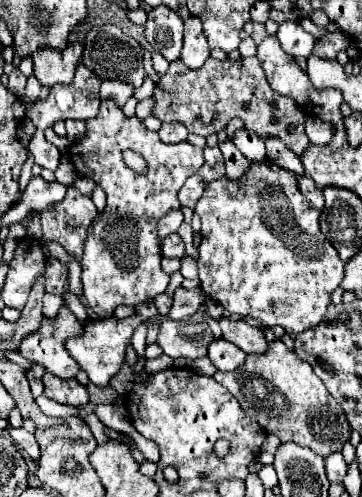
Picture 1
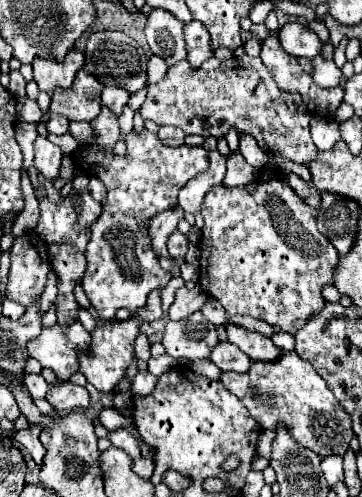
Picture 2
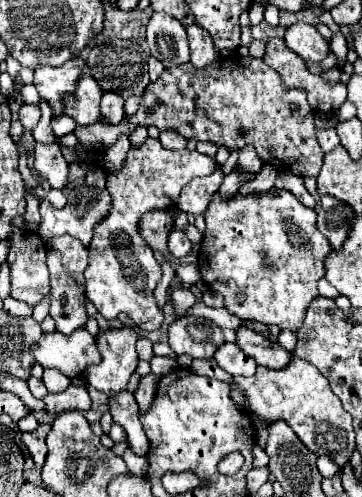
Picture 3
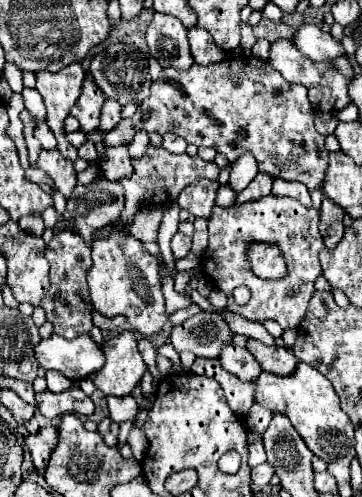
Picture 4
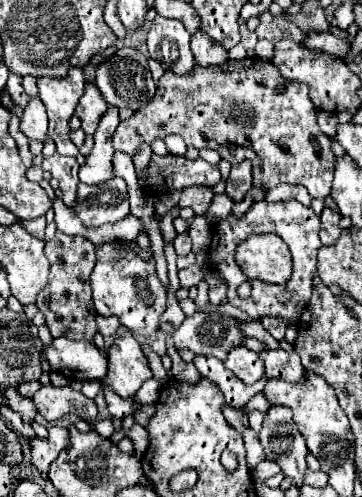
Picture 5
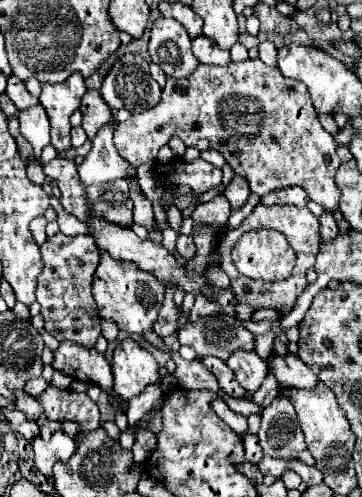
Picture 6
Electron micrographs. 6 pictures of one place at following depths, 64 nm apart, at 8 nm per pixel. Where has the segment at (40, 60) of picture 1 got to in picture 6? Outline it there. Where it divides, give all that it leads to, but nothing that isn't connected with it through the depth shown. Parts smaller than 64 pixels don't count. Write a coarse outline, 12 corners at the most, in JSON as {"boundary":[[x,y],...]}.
{"boundary":[[80,72],[42,84],[56,150],[70,150],[70,114],[86,92]]}

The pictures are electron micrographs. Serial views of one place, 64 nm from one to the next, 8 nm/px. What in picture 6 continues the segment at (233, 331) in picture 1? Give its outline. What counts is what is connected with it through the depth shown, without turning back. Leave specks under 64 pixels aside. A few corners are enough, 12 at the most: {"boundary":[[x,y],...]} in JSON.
{"boundary":[[296,354],[266,362],[278,384],[312,388],[316,374]]}

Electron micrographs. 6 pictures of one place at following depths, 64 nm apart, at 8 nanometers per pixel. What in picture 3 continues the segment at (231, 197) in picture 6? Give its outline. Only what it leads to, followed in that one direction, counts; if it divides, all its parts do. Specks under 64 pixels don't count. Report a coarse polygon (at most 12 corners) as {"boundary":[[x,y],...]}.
{"boundary":[[252,144],[240,150],[238,170],[258,174],[264,162]]}

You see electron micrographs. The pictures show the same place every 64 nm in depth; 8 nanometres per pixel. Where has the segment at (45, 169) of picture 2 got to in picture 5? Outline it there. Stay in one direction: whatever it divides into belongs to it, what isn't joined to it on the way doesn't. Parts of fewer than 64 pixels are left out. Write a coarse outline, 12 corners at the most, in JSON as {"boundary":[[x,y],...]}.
{"boundary":[[48,156],[42,170],[58,180],[62,200],[72,206],[78,186],[78,162],[68,156]]}

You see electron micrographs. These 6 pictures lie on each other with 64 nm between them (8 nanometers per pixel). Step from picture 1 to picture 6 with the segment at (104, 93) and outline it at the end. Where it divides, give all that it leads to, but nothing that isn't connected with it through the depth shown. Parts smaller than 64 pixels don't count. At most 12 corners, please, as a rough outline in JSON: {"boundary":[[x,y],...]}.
{"boundary":[[116,116],[98,130],[78,166],[84,184],[136,176],[114,148]]}

